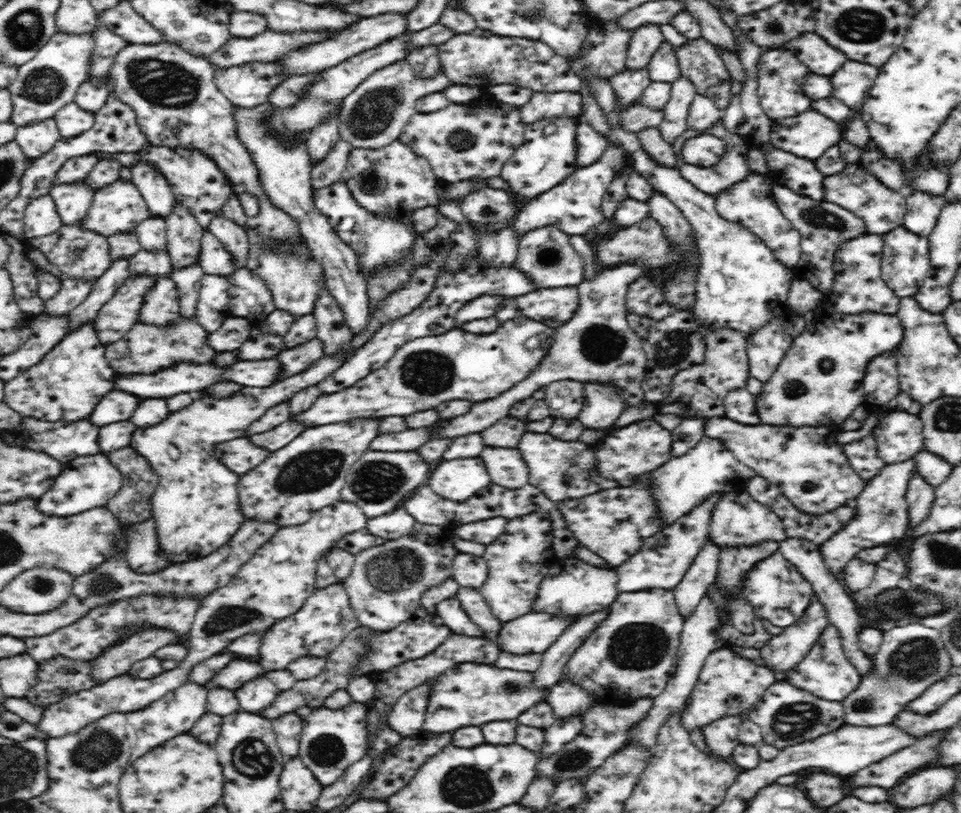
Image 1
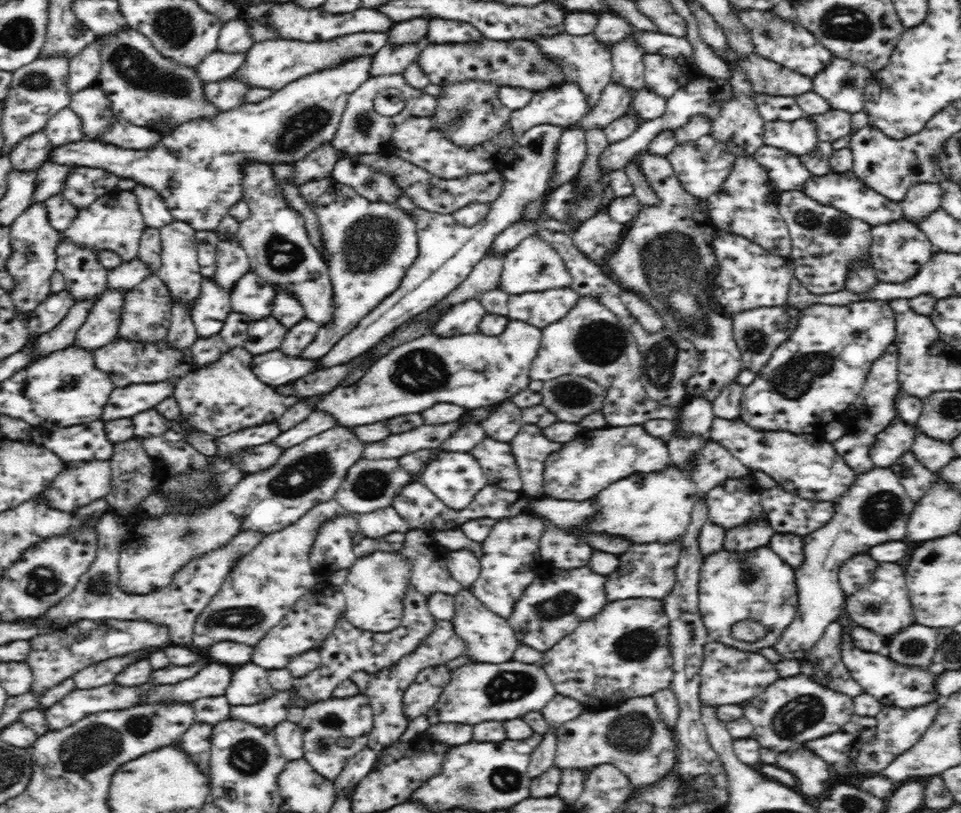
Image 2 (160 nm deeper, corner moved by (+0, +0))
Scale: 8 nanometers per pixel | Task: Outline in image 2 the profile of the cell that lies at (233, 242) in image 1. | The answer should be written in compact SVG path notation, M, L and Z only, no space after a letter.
M236 238L230 241L220 241L217 244L216 257L218 266L211 280L224 291L231 292L244 274L251 273L250 259Z

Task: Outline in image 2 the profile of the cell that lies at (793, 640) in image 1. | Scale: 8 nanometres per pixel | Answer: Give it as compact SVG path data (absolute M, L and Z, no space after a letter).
M872 467L869 471L857 473L855 481L838 498L833 500L835 513L834 518L818 530L802 537L803 561L800 566L794 568L794 578L796 581L798 606L796 618L792 624L788 625L782 640L774 644L774 648L782 654L780 660L800 660L812 646L814 646L822 634L826 632L828 624L838 622L840 614L844 613L846 593L842 592L838 584L838 568L854 554L858 552L868 552L873 546L890 541L902 541L906 538L906 528L910 520L911 512L915 502L908 497L905 488L894 471L888 468Z

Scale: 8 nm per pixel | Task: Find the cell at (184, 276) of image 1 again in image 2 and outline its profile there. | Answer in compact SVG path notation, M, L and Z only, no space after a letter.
M174 303L171 311L171 324L165 341L172 348L186 350L199 336L192 321L192 307L186 303Z

